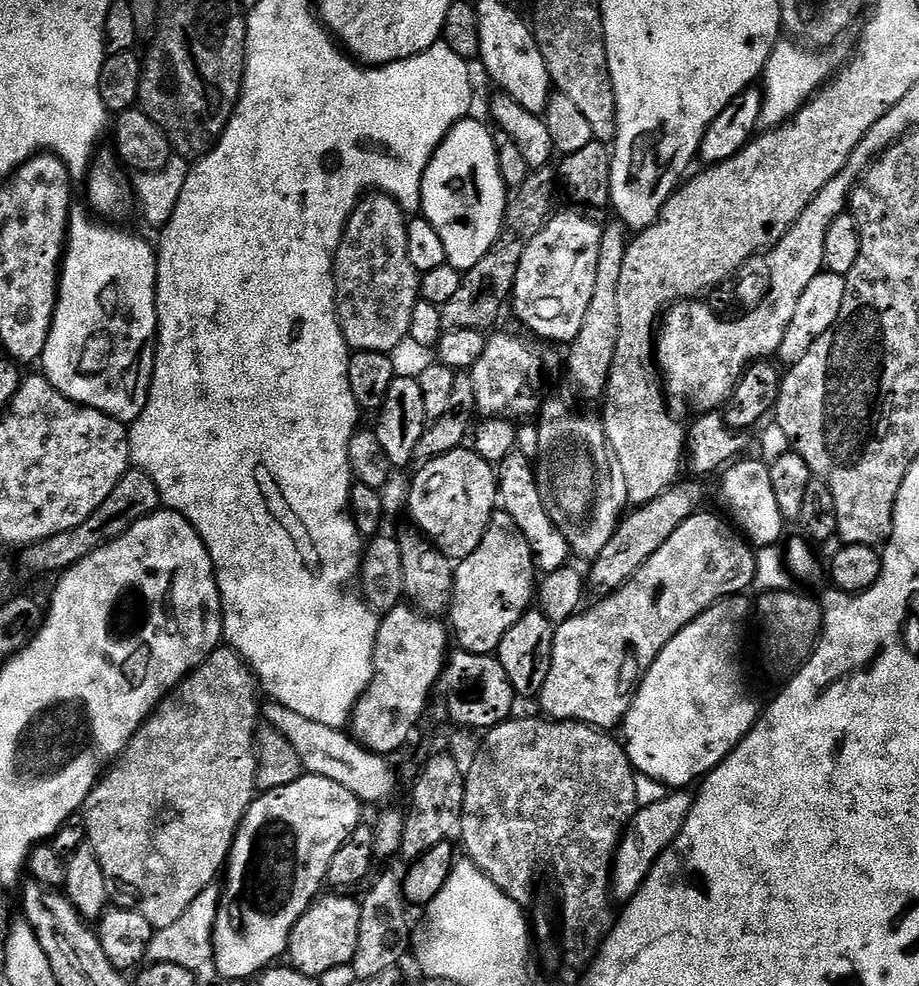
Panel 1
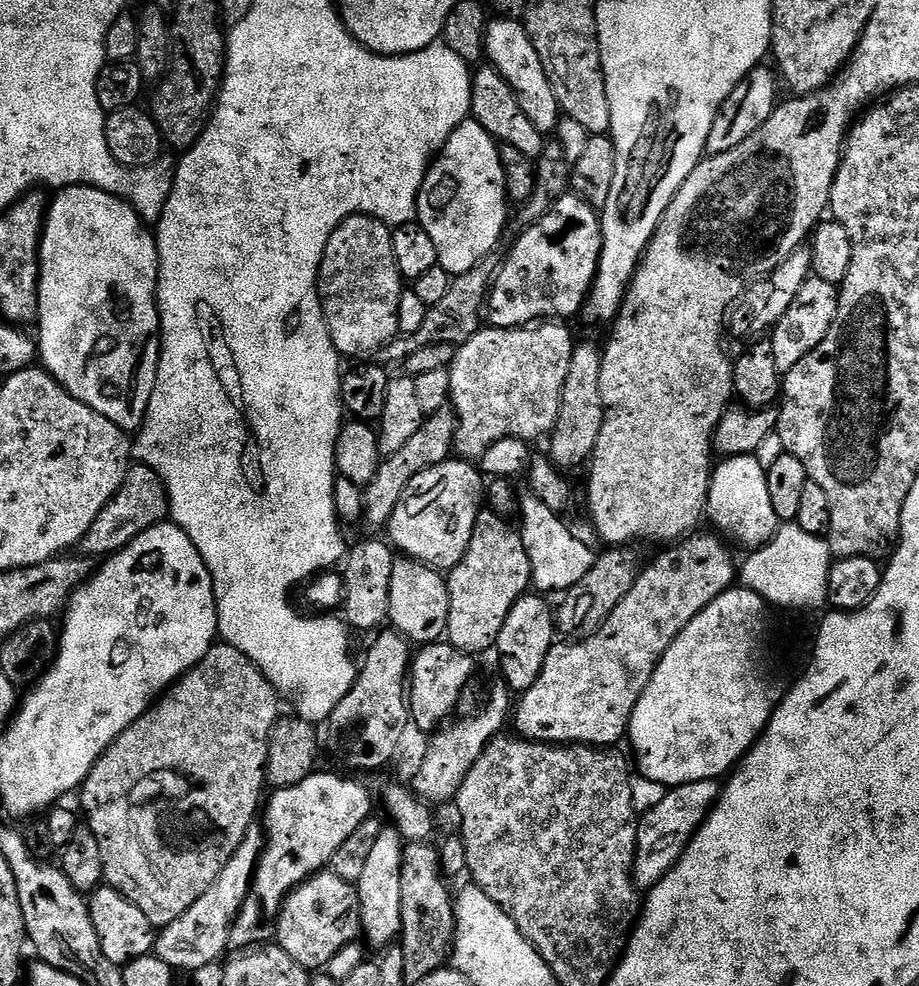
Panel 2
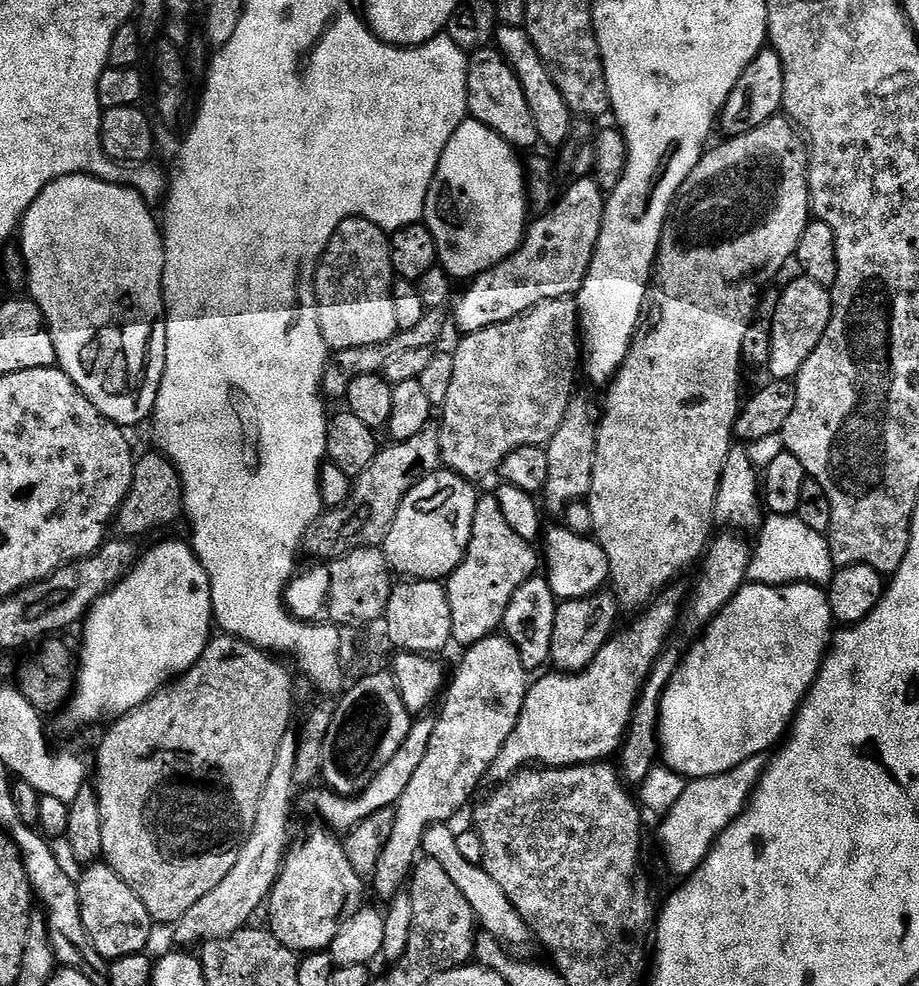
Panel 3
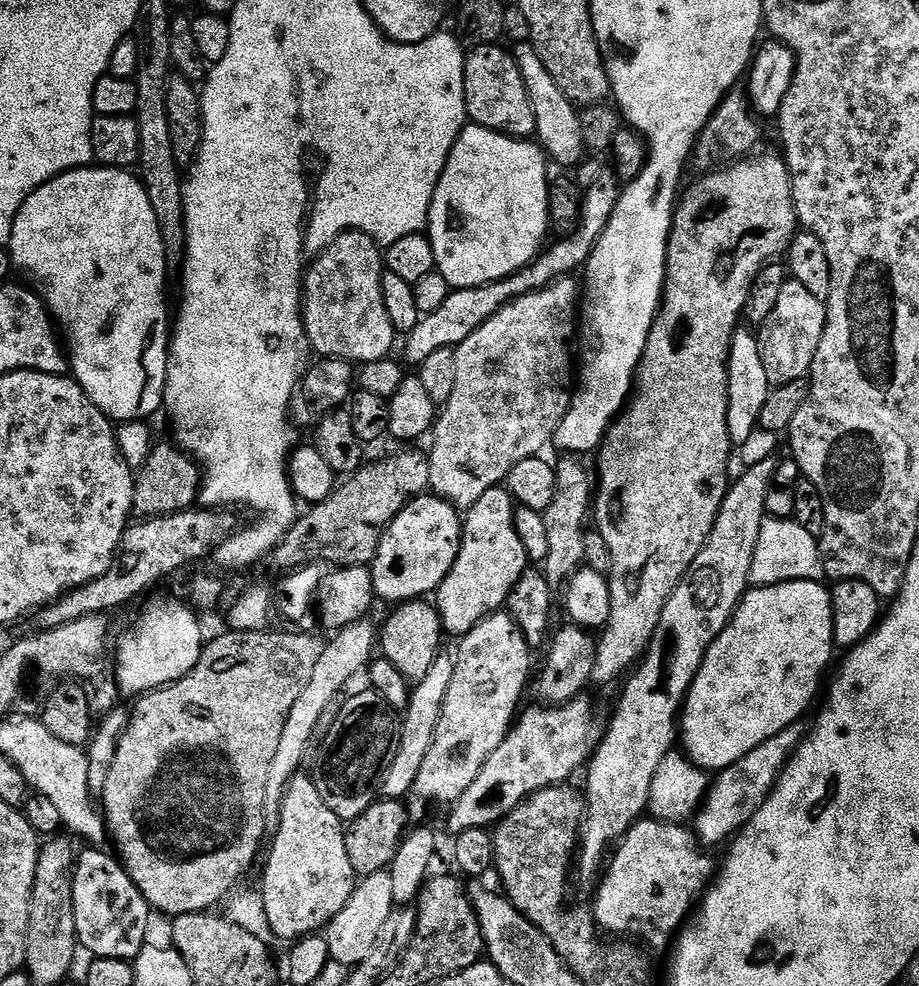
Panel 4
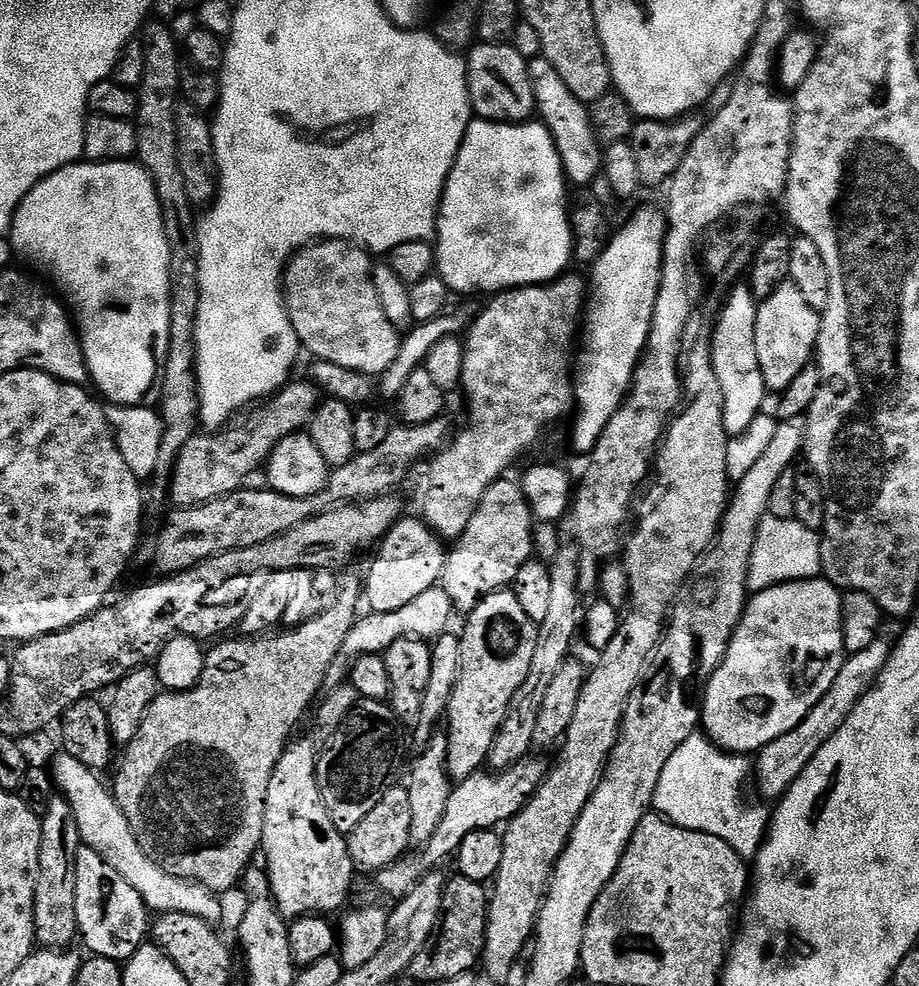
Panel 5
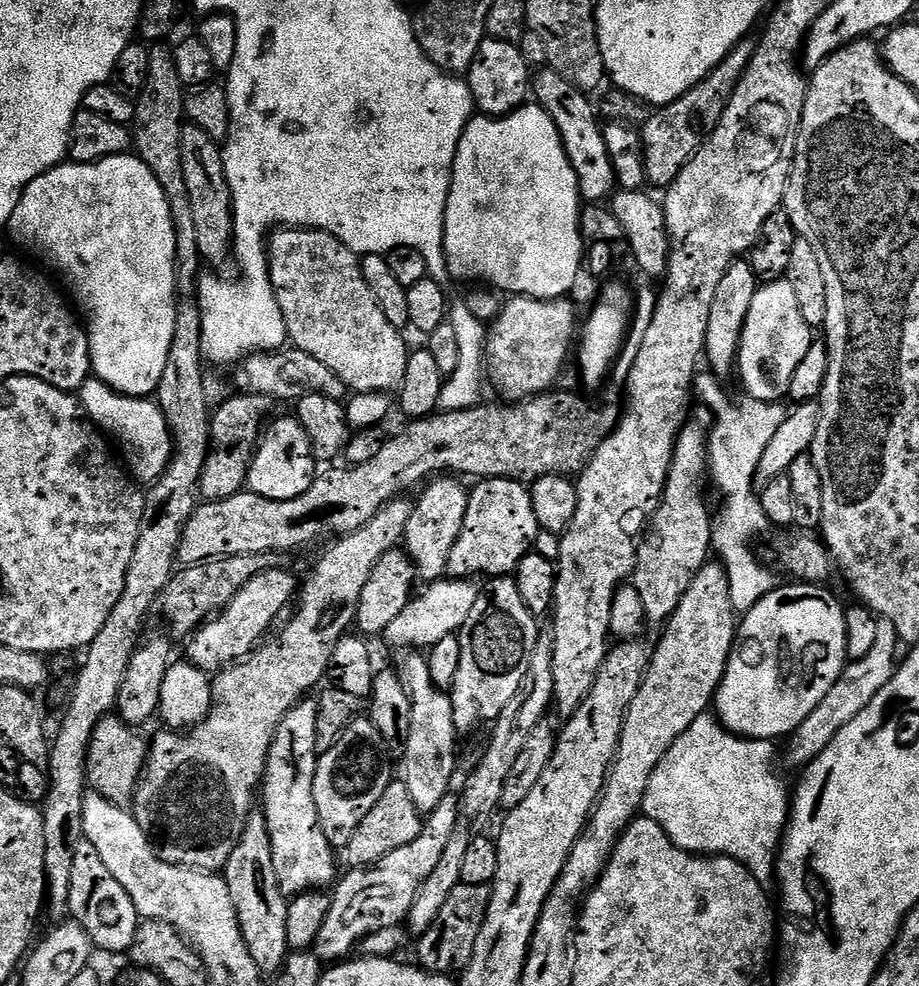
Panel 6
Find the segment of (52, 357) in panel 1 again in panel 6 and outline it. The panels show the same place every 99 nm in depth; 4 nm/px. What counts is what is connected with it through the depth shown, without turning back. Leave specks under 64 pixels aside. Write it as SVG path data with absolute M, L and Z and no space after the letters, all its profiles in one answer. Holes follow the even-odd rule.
M125 154L123 156L111 156L98 161L97 164L65 162L58 165L57 168L51 168L46 174L34 178L34 182L30 182L30 186L24 188L18 206L8 220L6 232L7 235L12 235L14 243L29 248L36 256L41 256L68 283L68 288L72 291L73 296L71 296L71 299L74 304L74 299L76 299L77 305L75 304L75 307L82 313L82 320L86 325L88 349L92 355L92 372L95 379L106 382L115 392L120 392L124 396L151 397L156 391L158 382L162 382L162 370L166 370L166 358L170 354L170 342L174 338L174 318L176 317L178 299L176 290L176 235L174 234L172 211L166 202L166 194L162 190L162 186L158 186L158 178L154 178L154 174L140 161L140 157L135 154Z

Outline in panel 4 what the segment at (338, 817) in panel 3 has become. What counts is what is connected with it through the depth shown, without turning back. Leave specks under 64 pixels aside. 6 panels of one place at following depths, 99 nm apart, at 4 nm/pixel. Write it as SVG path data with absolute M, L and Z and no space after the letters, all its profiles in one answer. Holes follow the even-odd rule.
M441 654L430 666L426 678L422 678L411 689L408 707L402 716L402 742L398 746L398 754L384 776L383 795L390 800L407 797L418 778L418 770L422 770L422 762L426 762L426 754L430 754L430 746L434 742L434 734L438 730L438 718L442 718L442 706L446 702L446 690L450 690L450 682L454 678L456 661L451 655Z

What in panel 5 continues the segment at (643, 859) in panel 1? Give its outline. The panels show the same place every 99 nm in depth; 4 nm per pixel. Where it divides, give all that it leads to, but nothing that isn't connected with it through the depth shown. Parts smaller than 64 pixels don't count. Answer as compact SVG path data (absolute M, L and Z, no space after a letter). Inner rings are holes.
M887 639L876 640L866 650L858 650L851 653L845 659L842 670L838 670L838 678L834 678L834 686L826 690L824 697L813 706L810 714L790 730L790 734L782 734L782 738L774 738L765 748L761 748L754 756L754 784L760 787L759 799L764 802L779 801L781 796L790 790L790 786L810 766L810 758L830 742L830 738L846 722L848 715L854 710L854 706L868 693L868 689L876 683L880 671L888 661L890 644Z

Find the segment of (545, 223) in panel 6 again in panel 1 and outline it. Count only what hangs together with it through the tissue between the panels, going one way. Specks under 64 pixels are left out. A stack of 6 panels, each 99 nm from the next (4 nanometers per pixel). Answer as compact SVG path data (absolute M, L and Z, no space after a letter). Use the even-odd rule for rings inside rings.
M472 119L459 120L438 146L424 171L420 199L423 219L428 220L434 230L438 230L438 238L442 238L442 246L446 246L448 264L462 274L470 271L474 262L481 260L490 250L490 246L494 246L494 238L498 238L502 230L502 218L509 194L509 189L502 182L502 174L498 174L498 154L494 150L489 125L479 124Z

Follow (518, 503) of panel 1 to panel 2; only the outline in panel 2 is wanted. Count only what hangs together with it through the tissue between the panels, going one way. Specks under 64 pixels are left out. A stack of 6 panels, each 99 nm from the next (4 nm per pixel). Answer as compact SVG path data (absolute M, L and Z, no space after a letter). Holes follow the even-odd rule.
M528 492L525 494L526 496L524 497L523 495L518 504L518 518L519 520L521 519L520 524L518 523L518 531L523 540L523 546L530 556L533 587L542 594L556 591L558 591L557 593L565 592L580 582L589 573L589 570L593 568L593 562L596 557L595 551L592 552L589 546L584 544L568 528L567 524L563 521L564 518L559 513L550 510L533 493Z

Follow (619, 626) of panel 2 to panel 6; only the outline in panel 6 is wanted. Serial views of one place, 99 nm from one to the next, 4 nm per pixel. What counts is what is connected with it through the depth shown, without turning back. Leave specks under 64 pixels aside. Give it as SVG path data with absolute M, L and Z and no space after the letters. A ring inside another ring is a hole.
M449 794L442 798L442 802L438 802L433 812L427 813L422 834L418 834L418 838L414 838L410 846L402 846L399 850L394 850L394 854L386 854L386 858L374 862L369 868L345 871L344 881L342 876L335 885L336 892L331 893L332 905L326 914L326 922L322 922L322 930L318 930L314 951L321 961L339 961L347 957L351 953L348 951L355 949L365 936L405 923L422 882L430 878L434 866L438 866L446 851L446 842L454 830L457 815L457 797Z

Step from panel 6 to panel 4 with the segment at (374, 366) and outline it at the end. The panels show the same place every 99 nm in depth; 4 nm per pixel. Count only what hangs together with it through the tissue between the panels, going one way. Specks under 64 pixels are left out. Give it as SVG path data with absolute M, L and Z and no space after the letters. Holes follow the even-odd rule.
M344 232L308 265L302 281L302 311L308 342L317 357L347 360L359 366L375 360L387 360L393 355L392 347L396 340L398 344L398 333L390 322L390 314L386 314L386 302L382 300L385 271L381 245L365 232Z

